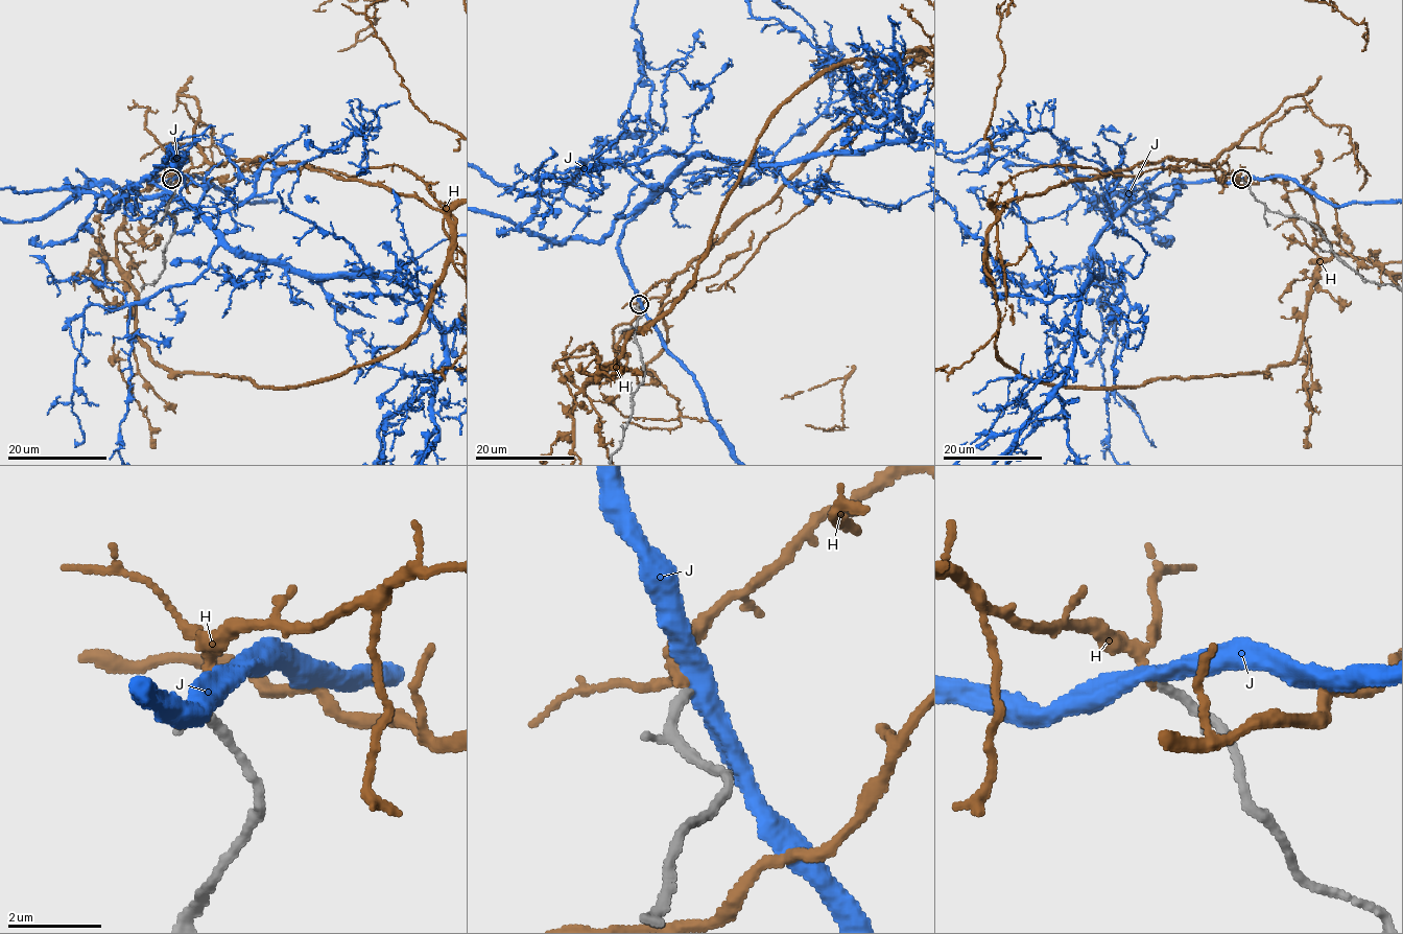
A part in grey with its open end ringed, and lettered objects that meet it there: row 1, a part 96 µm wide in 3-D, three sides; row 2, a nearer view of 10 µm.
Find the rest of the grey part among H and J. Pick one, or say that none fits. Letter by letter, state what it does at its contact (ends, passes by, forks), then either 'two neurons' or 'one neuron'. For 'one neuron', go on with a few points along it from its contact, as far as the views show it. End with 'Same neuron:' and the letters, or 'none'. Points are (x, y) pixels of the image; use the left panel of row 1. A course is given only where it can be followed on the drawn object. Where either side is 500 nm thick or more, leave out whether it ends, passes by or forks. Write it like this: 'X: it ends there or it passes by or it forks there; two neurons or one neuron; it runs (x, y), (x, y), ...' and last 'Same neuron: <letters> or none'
H: it passes by; one neuron
J: it passes by; two neurons
Same neuron: H

